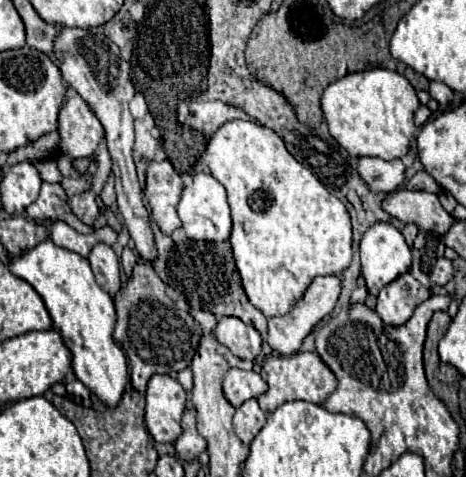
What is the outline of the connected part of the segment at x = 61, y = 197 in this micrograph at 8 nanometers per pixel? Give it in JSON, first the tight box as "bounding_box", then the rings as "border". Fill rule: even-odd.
{"bounding_box":[26,182,94,234],"border":[[[42,182],[40,188],[40,196],[36,202],[32,202],[26,208],[26,214],[34,220],[64,220],[68,222],[76,232],[80,234],[92,234],[94,228],[86,226],[84,222],[80,222],[70,208],[66,206],[66,192],[62,190],[60,184],[50,184],[50,182]]]}

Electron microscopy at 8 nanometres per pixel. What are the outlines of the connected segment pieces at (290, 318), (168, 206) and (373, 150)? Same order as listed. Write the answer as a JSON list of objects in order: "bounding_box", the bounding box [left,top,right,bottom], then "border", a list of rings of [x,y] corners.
[{"bounding_box":[266,276,340,356],"border":[[[318,276],[318,278],[314,278],[314,282],[304,292],[304,296],[298,300],[298,304],[288,314],[268,320],[266,342],[270,344],[270,348],[276,350],[282,356],[296,354],[302,346],[302,340],[314,330],[314,326],[334,310],[338,296],[340,296],[340,278],[338,276]]]},{"bounding_box":[144,160,182,236],"border":[[[168,160],[150,162],[146,170],[146,190],[144,198],[150,206],[150,214],[162,234],[170,236],[174,230],[182,226],[176,204],[180,200],[182,180],[180,174],[172,168]]]},{"bounding_box":[322,68,420,160],"border":[[[372,68],[346,74],[322,94],[322,112],[332,138],[354,158],[376,156],[382,160],[402,158],[415,139],[414,112],[420,102],[412,84],[398,72]]]}]

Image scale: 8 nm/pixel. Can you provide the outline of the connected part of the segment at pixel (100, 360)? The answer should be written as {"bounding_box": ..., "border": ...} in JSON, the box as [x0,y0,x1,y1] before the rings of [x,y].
{"bounding_box":[10,240,128,408],"border":[[[46,240],[34,250],[24,252],[20,258],[14,258],[10,262],[10,270],[18,278],[26,280],[44,300],[54,328],[60,330],[64,344],[72,352],[72,370],[76,378],[94,396],[98,396],[100,402],[116,408],[128,384],[126,356],[112,338],[116,324],[114,302],[110,294],[94,280],[88,260],[66,248],[54,246],[52,240]]]}

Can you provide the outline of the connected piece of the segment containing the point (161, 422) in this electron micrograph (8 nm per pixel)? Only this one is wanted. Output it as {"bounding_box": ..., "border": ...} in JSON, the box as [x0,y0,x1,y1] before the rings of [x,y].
{"bounding_box":[146,374,186,442],"border":[[[154,374],[146,390],[146,426],[156,442],[174,442],[180,434],[180,418],[186,406],[186,392],[178,380]]]}

